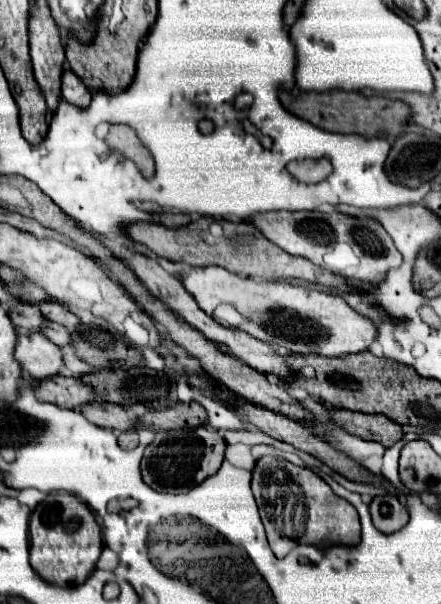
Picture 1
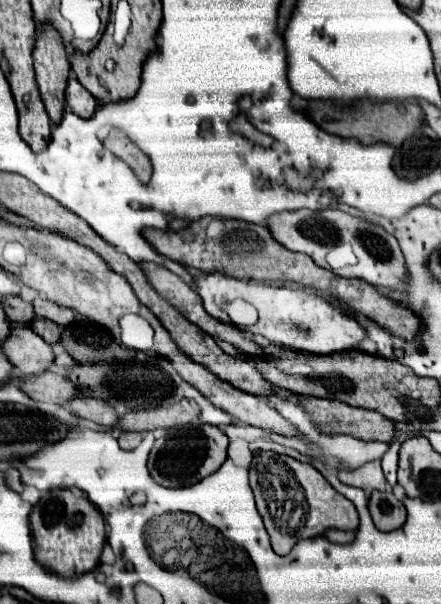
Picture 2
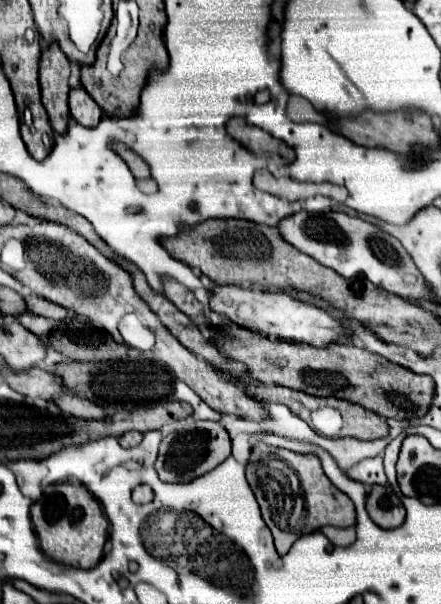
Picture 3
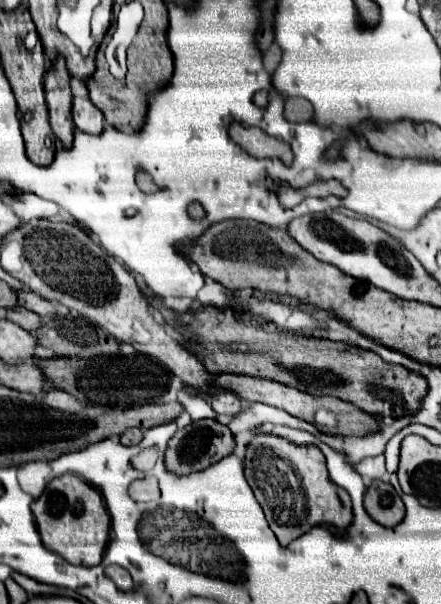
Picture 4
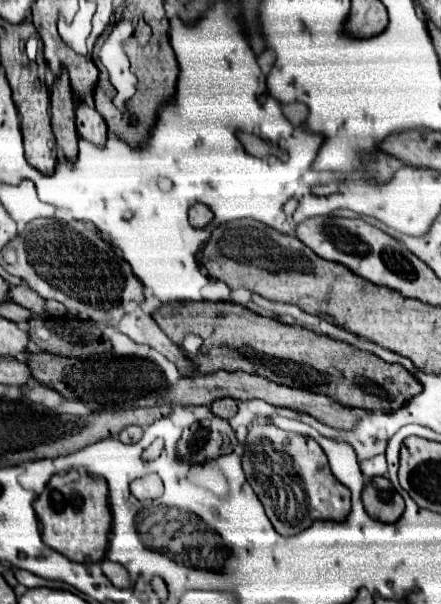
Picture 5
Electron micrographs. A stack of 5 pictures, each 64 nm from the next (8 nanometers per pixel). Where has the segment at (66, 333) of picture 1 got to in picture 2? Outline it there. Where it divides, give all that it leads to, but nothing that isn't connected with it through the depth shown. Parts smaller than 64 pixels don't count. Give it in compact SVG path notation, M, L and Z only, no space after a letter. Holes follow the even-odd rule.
M44 318L34 320L30 328L34 328L34 332L36 332L38 336L42 336L44 340L48 340L48 344L58 344L58 342L60 342L62 326L54 324L52 320L44 320Z

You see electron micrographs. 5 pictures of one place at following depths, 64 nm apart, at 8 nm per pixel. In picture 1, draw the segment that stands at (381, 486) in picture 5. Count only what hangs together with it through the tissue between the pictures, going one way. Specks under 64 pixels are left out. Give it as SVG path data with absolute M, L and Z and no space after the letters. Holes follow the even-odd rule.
M392 494L376 496L370 504L370 514L372 514L374 526L384 534L392 534L408 524L406 506L400 504L400 500Z

